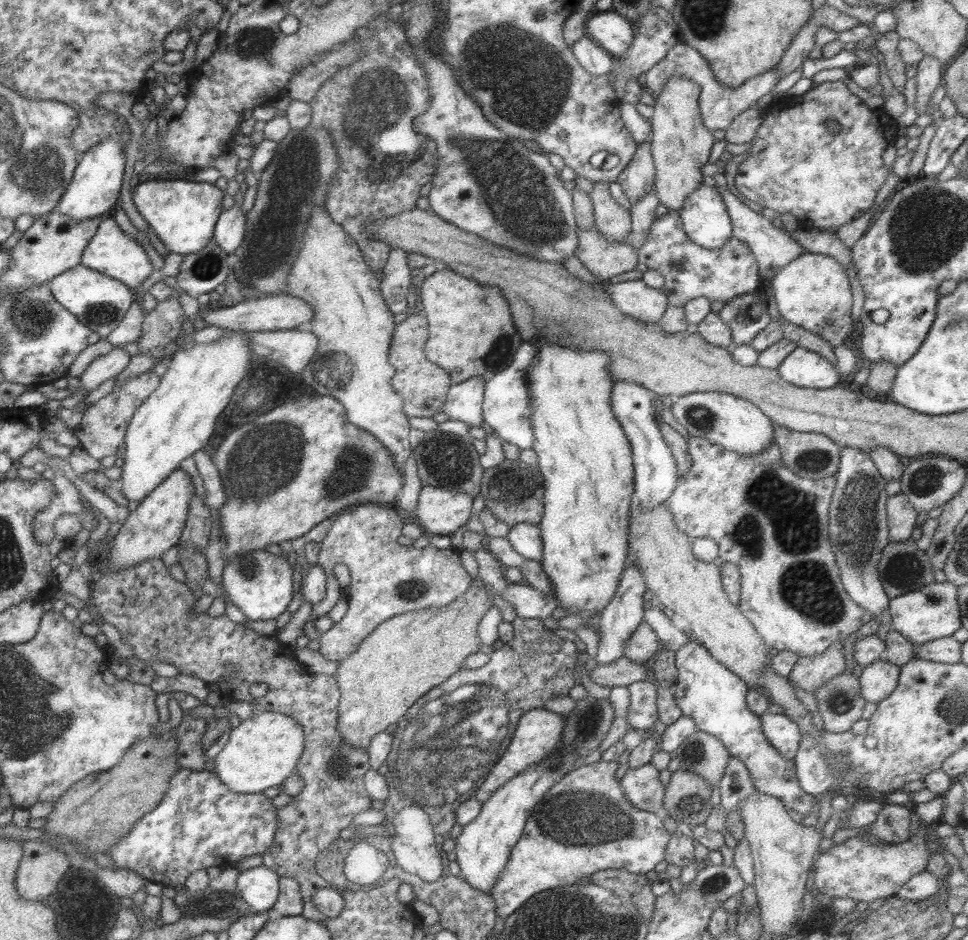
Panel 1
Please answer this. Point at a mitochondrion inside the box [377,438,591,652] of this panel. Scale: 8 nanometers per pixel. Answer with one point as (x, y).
(516, 483)

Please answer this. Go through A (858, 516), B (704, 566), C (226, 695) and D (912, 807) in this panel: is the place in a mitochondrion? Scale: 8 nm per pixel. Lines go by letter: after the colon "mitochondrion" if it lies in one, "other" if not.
A: mitochondrion
B: other
C: other
D: other

